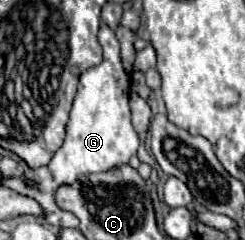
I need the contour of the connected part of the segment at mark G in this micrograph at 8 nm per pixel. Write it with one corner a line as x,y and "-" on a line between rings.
101,23
99,29
99,43
103,47
103,61
97,67
83,71
73,101
71,117
67,123
65,143
47,165
57,185
73,183
81,175
99,173
117,165
125,165
129,163
129,157
137,153
139,147
139,135
131,125
131,111
129,111
131,81
121,65
119,41
105,23

